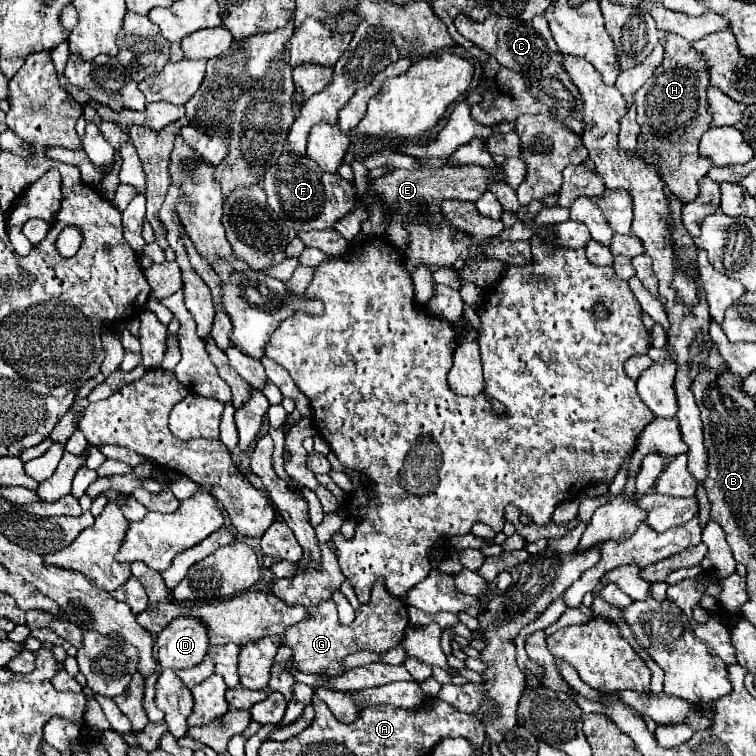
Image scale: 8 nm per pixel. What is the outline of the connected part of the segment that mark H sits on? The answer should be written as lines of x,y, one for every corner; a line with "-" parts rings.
677,34
665,36
665,58
655,74
645,82
645,86
635,94
637,104
637,122
641,126
641,138
637,140
635,154
641,160
659,168
659,174
665,176
669,192
679,198
683,204
693,202
699,194
699,178
711,170
711,162
701,158
697,152
699,140
709,130
711,116
707,114
707,86
709,74
705,60
691,48
689,42

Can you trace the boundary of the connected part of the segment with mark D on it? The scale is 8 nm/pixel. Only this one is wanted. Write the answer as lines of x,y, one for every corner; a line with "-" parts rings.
175,618
157,638
161,668
183,670
203,662
209,652
209,632
201,618

